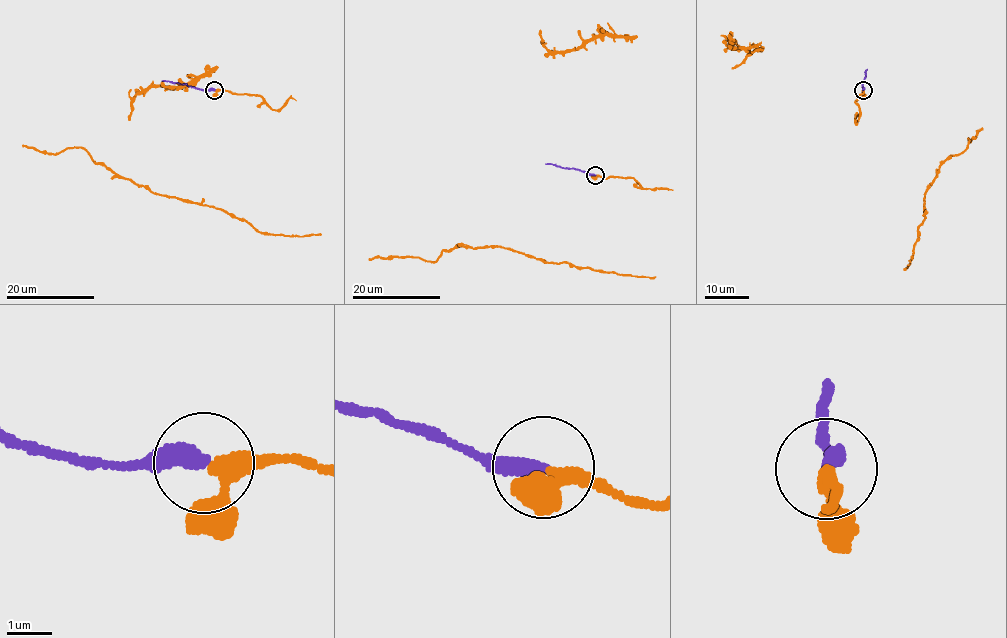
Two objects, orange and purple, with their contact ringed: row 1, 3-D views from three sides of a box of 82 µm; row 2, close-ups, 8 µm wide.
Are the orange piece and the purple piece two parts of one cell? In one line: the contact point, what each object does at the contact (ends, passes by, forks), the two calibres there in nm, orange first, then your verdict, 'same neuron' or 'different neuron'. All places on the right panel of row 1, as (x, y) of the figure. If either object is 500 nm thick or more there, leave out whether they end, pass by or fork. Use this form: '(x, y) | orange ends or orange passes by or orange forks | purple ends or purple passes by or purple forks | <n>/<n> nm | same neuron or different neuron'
(863, 90) | orange passes by | purple ends | 280/400 nm | same neuron

